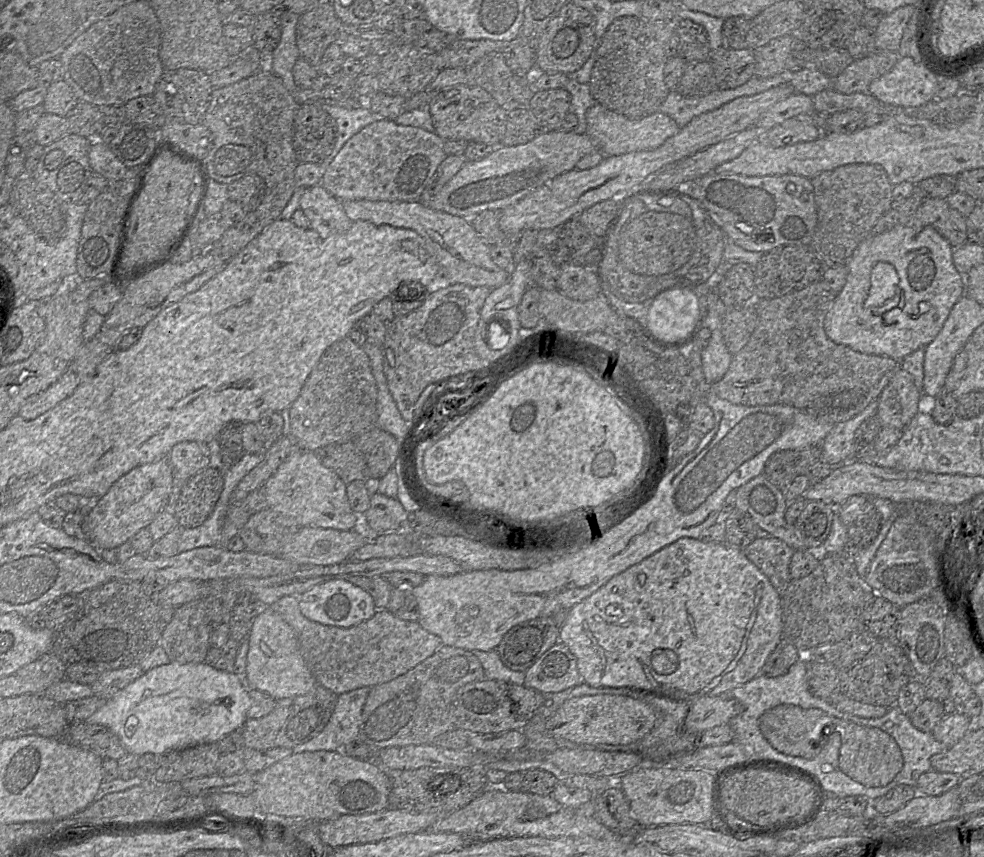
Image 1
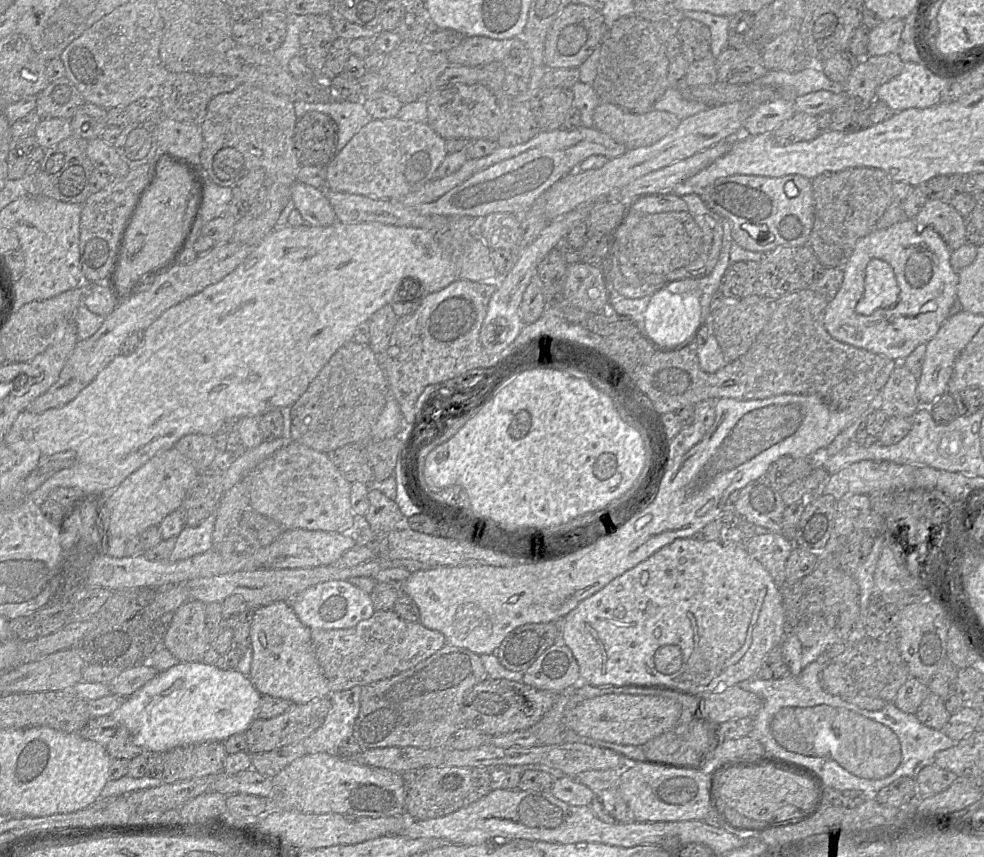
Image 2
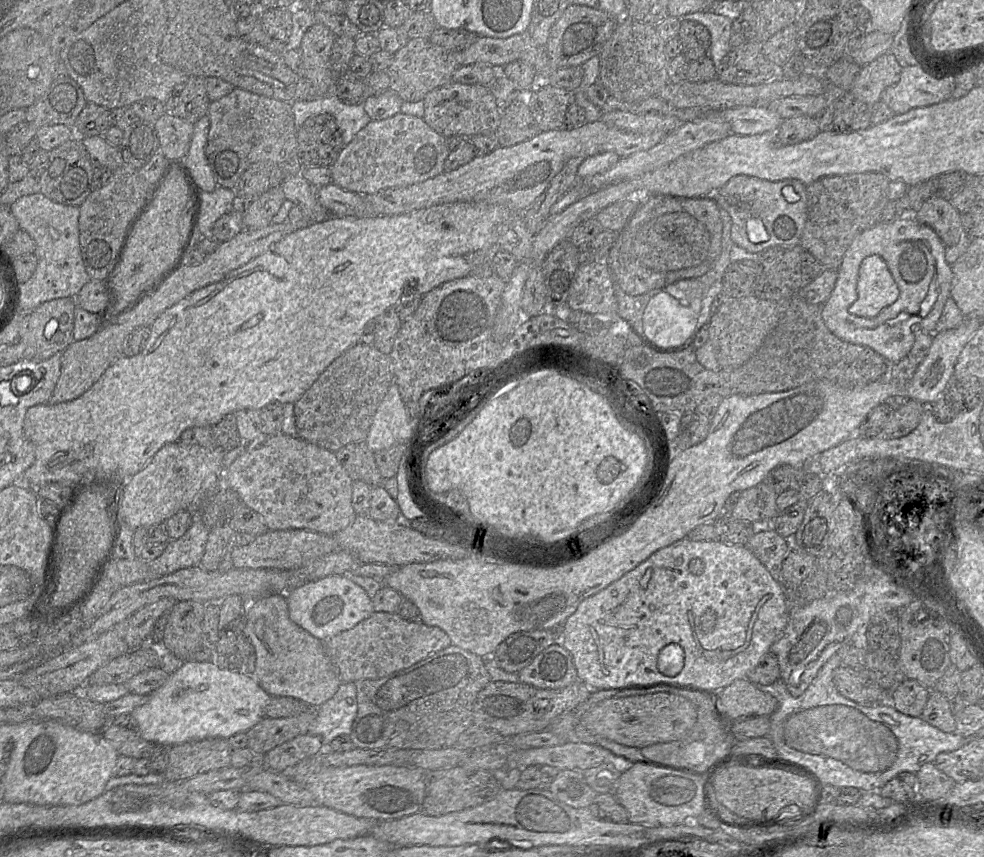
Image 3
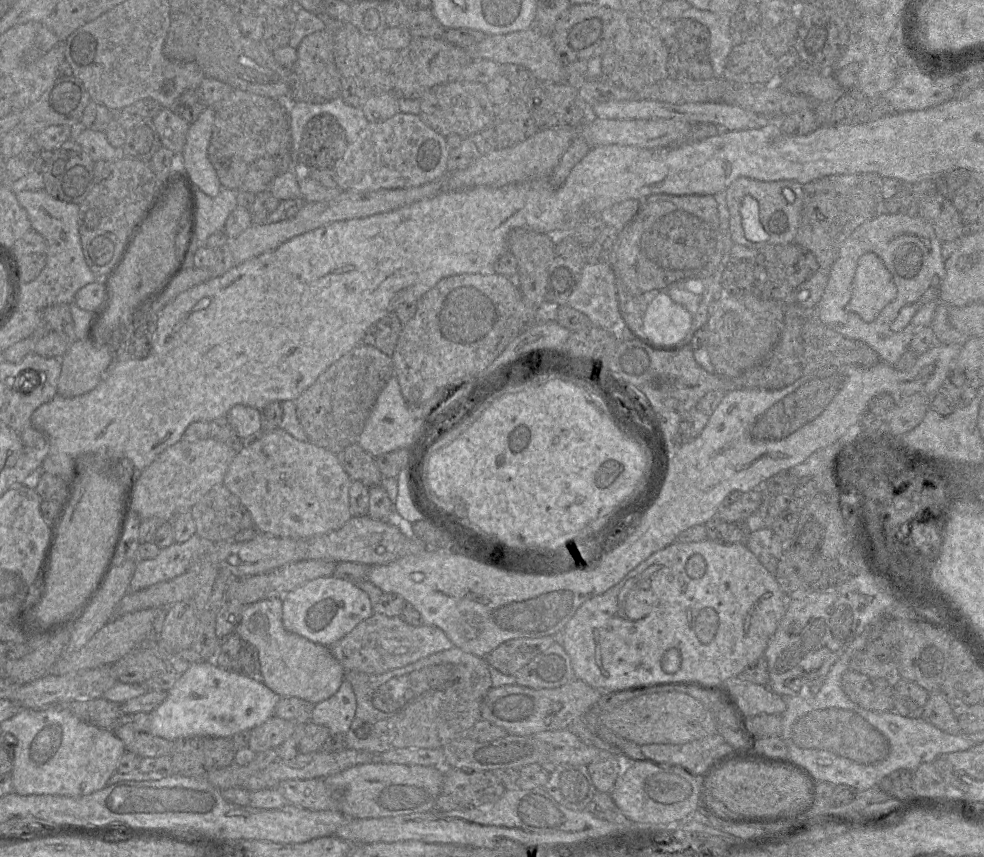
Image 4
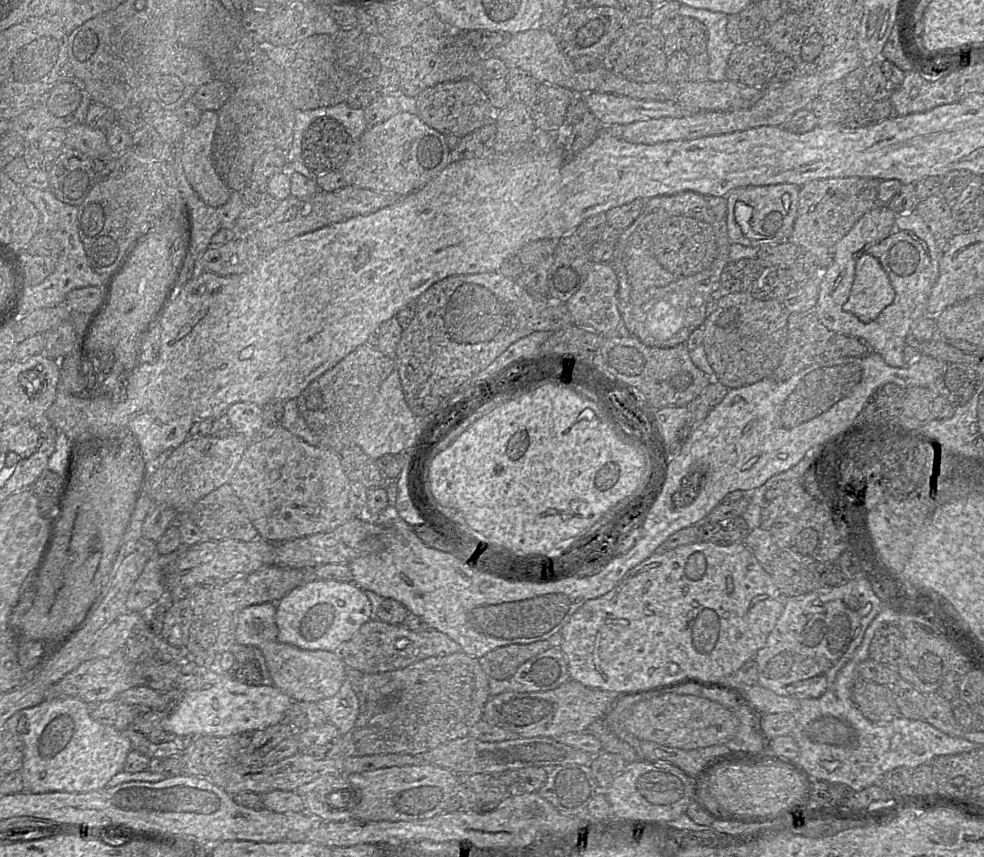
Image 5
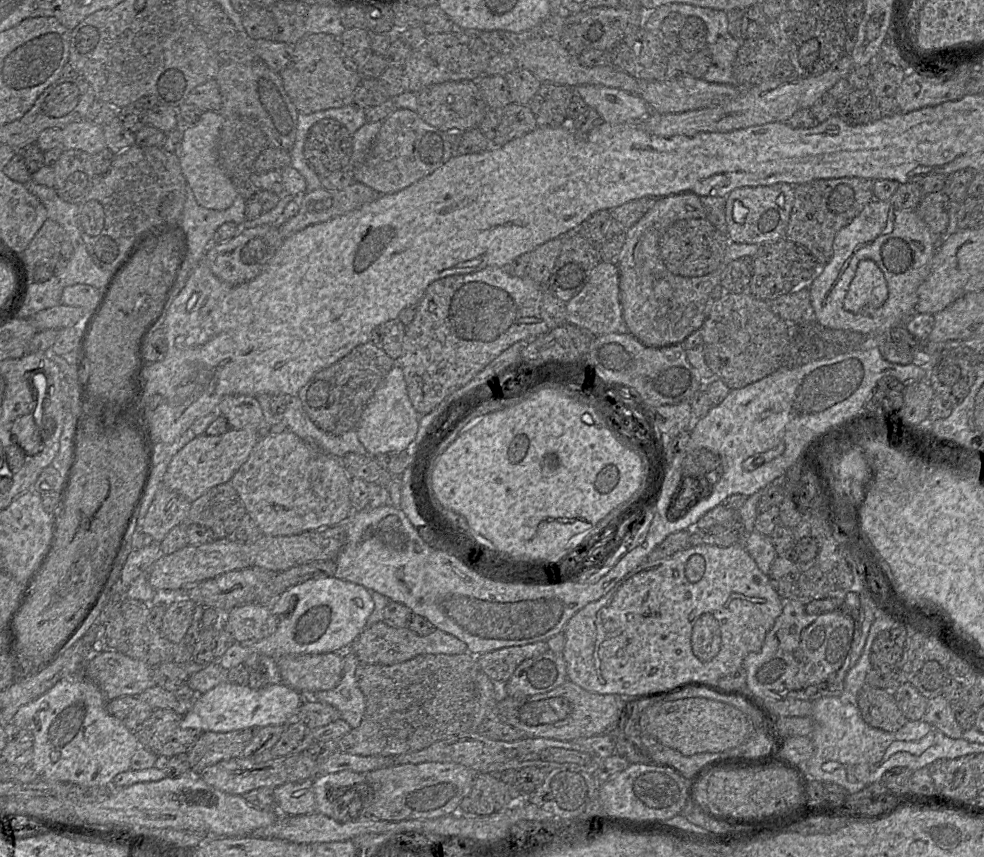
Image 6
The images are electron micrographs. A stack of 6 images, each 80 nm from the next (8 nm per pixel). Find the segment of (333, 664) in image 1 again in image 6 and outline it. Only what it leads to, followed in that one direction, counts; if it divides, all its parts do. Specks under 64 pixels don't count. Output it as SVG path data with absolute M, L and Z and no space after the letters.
M383 621L374 623L370 627L365 627L350 644L349 648L356 654L360 663L377 665L402 663L422 654L456 655L468 652L467 645L464 642L439 629L433 629L426 636L419 636L409 628L391 627Z

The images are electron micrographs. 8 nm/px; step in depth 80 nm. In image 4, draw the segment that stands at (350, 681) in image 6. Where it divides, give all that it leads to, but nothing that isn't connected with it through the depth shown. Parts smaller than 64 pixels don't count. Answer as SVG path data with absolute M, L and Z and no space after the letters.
M344 679L334 695L314 705L311 722L327 727L331 735L345 735L354 719L356 708L352 685Z

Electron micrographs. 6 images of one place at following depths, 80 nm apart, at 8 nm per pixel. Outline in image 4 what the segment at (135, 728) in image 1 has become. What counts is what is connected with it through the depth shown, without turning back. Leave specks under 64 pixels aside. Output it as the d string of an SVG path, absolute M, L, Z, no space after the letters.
M207 661L191 663L188 670L179 676L166 699L149 713L150 733L170 741L191 737L231 738L241 731L251 731L274 715L274 708L281 697L263 682L243 673L221 669Z

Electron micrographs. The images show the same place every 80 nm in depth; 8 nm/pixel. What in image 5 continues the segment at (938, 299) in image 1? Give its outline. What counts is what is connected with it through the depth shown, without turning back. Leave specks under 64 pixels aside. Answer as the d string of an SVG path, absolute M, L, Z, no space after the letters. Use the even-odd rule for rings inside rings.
M878 204L864 214L837 243L832 263L819 274L819 294L814 312L830 331L865 342L890 366L904 366L903 349L912 324L927 314L931 289L939 276L940 250L924 220L915 211L897 213ZM864 254L875 257L887 273L895 291L893 302L872 322L864 323L844 310L854 281L857 260Z

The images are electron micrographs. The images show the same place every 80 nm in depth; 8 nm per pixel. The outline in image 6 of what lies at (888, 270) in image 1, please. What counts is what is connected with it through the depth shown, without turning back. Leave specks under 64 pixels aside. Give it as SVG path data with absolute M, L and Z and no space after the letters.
M862 260L844 299L844 308L864 316L885 302L888 286L883 272L872 260Z

